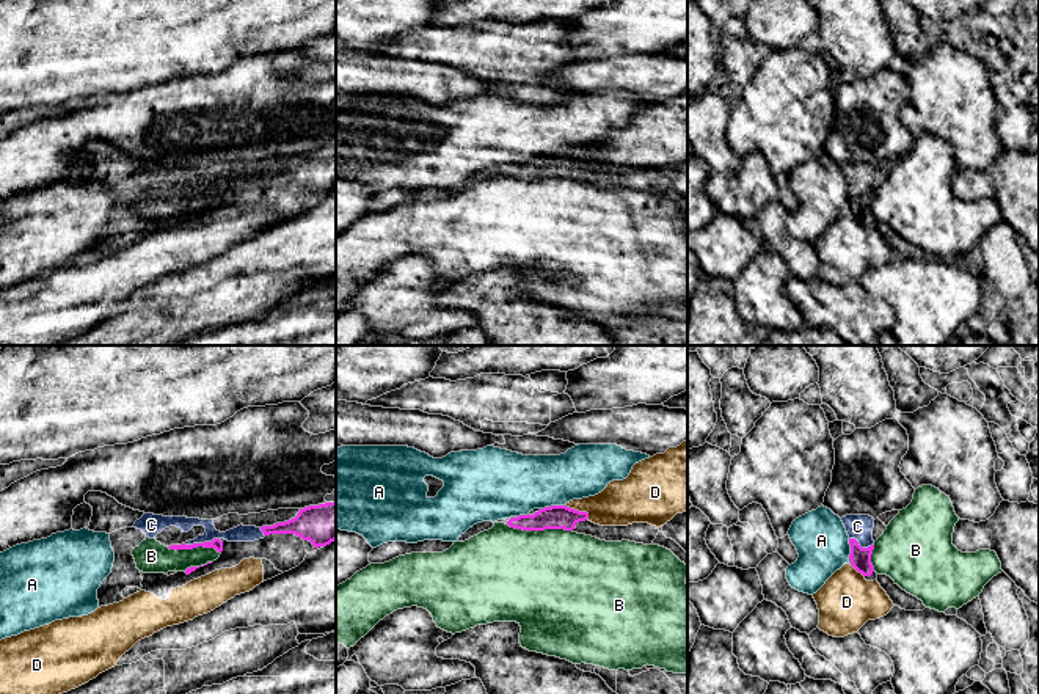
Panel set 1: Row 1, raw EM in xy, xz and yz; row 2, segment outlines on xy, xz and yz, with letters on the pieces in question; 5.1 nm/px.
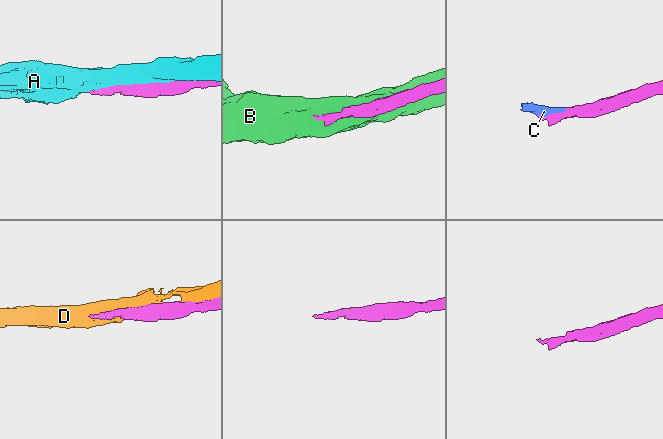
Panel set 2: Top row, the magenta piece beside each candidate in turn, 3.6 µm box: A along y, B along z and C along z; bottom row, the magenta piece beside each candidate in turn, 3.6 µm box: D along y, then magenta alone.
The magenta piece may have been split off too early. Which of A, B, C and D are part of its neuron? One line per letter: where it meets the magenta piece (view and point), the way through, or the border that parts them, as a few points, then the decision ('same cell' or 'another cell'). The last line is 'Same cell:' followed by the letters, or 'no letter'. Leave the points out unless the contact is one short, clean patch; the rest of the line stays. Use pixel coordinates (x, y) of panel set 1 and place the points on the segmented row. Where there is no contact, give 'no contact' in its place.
A: meets magenta in xz at (551, 506); another cell
B: meets magenta in xz at (540, 529); border along xz (507, 523), (523, 529), (572, 531); another cell
C: meets magenta in xy at (201, 544); same cell
D: meets magenta in xz at (578, 511); another cell
Same cell: C

